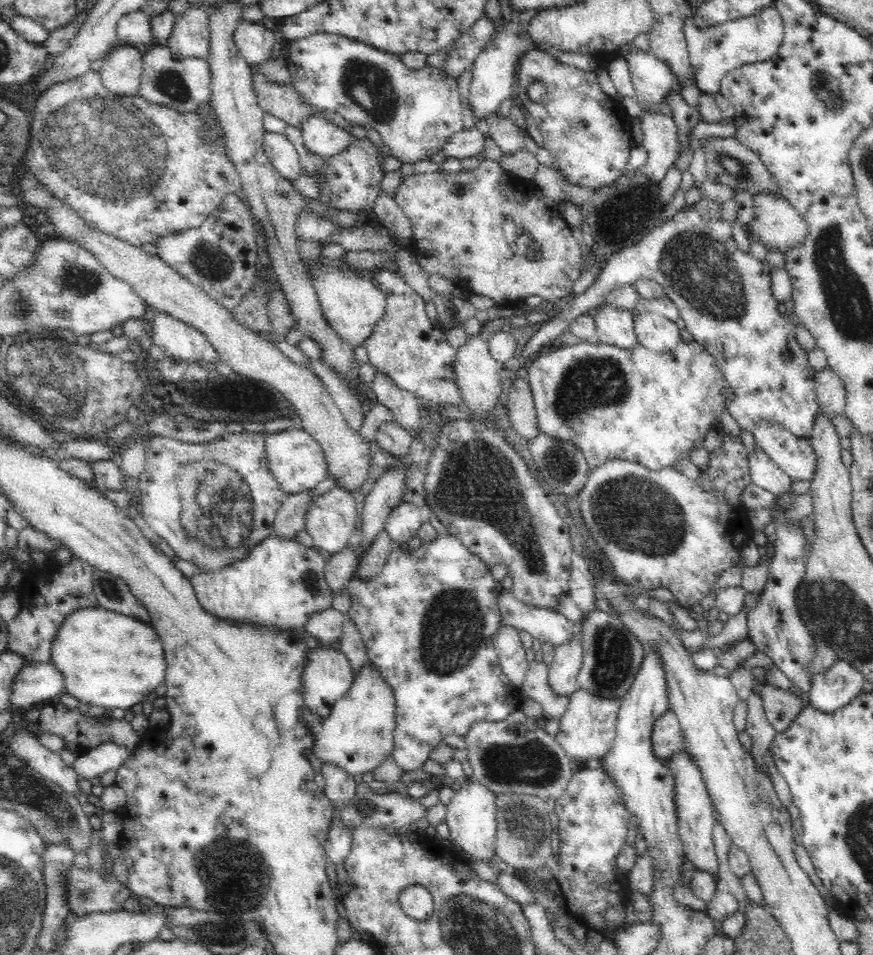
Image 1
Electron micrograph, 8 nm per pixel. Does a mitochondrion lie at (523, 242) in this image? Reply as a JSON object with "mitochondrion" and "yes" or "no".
{"mitochondrion":"yes"}

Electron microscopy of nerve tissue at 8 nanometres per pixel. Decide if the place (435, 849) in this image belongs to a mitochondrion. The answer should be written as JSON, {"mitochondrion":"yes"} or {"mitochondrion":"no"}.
{"mitochondrion":"no"}

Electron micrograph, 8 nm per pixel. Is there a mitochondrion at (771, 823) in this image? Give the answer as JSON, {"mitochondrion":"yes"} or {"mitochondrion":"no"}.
{"mitochondrion":"yes"}

